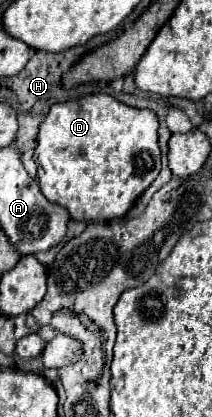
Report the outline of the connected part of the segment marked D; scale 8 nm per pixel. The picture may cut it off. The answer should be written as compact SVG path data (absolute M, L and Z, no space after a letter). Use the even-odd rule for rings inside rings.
M106 93L54 103L40 125L36 143L38 183L44 197L66 207L76 221L124 217L160 173L156 113L128 107Z

